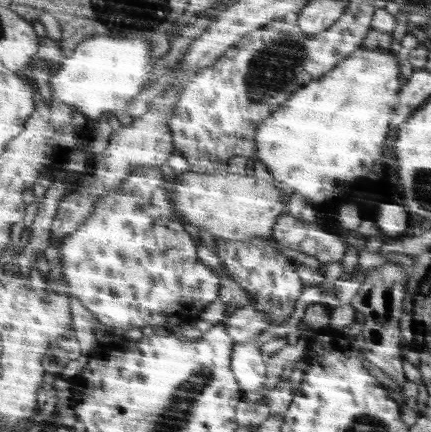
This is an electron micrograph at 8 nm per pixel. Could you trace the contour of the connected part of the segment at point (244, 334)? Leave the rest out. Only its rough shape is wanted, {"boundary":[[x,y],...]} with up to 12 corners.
{"boundary":[[253,305],[228,318],[227,333],[236,343],[250,342],[270,327]]}

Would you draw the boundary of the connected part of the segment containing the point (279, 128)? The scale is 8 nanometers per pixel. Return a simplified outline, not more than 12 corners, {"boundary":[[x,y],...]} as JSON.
{"boundary":[[359,48],[254,136],[326,210],[382,156],[400,62]]}

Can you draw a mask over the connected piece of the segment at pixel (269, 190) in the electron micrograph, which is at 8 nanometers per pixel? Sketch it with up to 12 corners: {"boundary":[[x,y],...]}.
{"boundary":[[185,172],[181,219],[215,239],[271,238],[282,190],[245,175]]}

